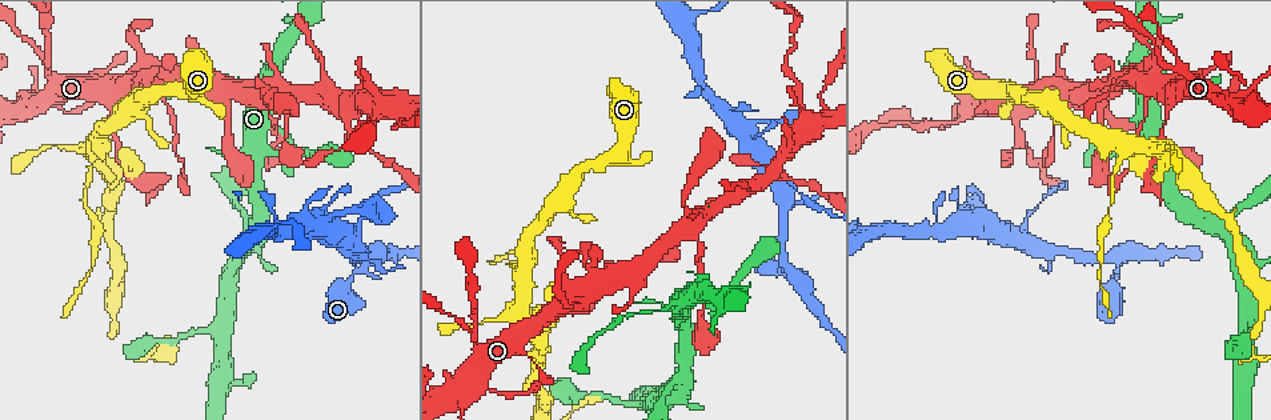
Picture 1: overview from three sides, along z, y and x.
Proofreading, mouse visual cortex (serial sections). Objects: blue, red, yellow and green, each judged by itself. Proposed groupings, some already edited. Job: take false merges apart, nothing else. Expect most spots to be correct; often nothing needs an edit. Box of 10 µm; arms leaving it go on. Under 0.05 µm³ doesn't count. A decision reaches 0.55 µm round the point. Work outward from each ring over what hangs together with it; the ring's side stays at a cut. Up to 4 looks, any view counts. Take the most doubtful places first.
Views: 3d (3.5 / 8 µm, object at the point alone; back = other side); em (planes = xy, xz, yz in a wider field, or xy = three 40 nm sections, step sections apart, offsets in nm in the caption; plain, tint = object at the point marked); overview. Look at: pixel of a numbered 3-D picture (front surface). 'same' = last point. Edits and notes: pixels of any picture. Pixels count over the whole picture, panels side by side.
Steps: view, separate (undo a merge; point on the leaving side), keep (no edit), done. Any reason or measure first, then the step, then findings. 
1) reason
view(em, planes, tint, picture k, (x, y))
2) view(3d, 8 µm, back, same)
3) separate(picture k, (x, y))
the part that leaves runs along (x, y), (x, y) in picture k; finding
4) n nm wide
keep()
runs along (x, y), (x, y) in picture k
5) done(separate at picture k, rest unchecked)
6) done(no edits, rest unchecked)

three-way junction
view(3d, 3.5 µm, picture 1, (1122, 260))

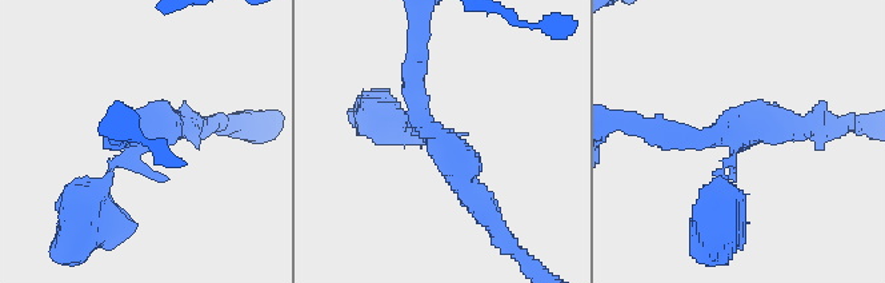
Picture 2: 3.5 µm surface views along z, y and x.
need the tissue
view(em, xy, step 1, tint, picture 2, (429, 133))

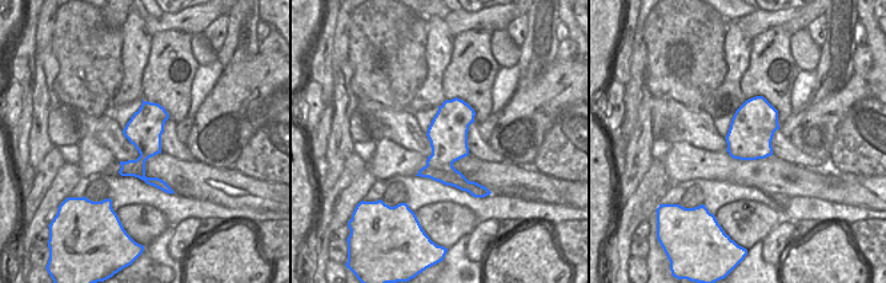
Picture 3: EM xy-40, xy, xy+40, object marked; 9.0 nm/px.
keep()
runs along (717, 210), (735, 152), (728, 132), (652, 132) in picture 2; all the same cell

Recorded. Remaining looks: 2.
sudden change in width
view(3d, 3.5 µm, picture 1, (514, 265))

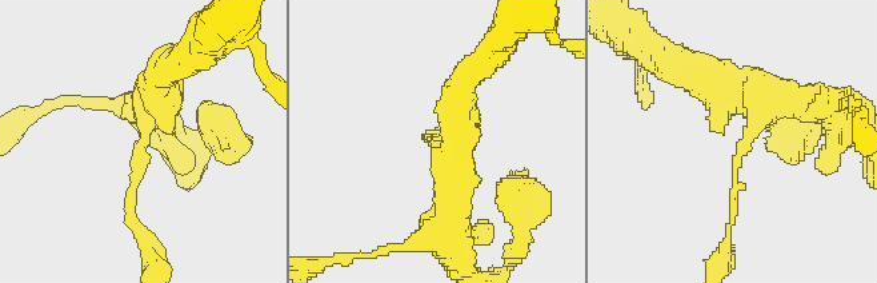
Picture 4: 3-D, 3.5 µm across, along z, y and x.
view(em, xy, step 5, tint, picture 4, (735, 158))

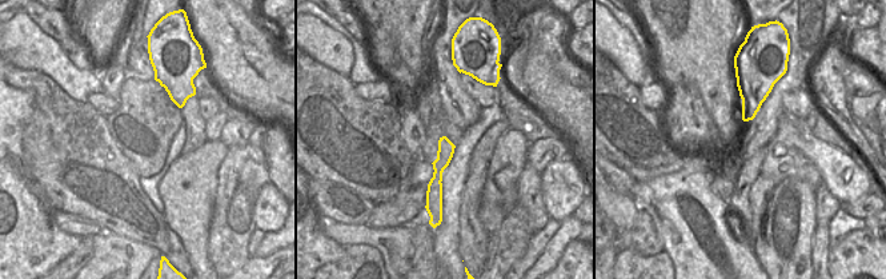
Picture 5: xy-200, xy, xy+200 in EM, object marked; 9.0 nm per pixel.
arms of 100, 400 nm
separate(picture 4, (737, 163))
border along (740, 91), (760, 91), (766, 96) in picture 5; two cells meet here

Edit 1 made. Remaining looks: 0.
done(separate at picture 4, rest unchecked)

